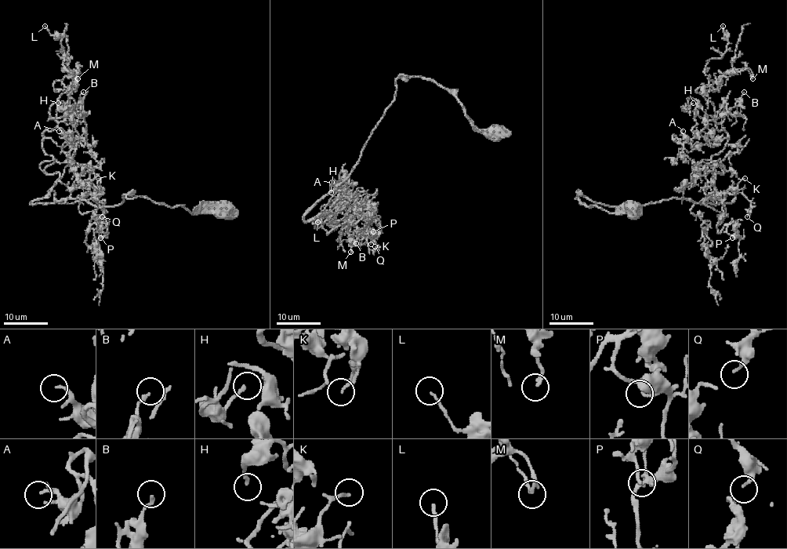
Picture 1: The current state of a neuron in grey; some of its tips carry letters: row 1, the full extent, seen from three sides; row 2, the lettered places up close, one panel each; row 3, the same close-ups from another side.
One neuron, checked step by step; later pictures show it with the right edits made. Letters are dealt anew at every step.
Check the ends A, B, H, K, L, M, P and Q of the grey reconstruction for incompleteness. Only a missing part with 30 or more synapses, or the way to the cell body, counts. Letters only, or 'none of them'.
A

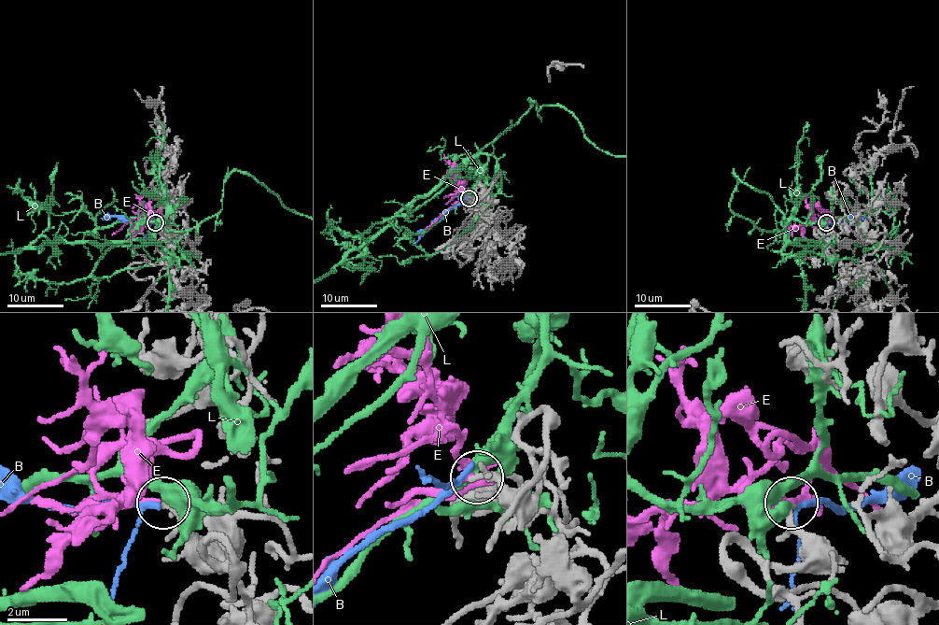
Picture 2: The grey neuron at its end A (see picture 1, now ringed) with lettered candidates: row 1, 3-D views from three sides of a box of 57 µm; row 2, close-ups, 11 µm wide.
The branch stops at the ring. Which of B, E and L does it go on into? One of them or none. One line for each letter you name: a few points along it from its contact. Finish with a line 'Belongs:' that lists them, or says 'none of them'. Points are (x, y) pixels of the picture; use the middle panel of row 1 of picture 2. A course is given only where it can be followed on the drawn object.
E: Its course: (468, 198), (455, 202), (465, 202), (469, 198), (443, 154)
Belongs: E

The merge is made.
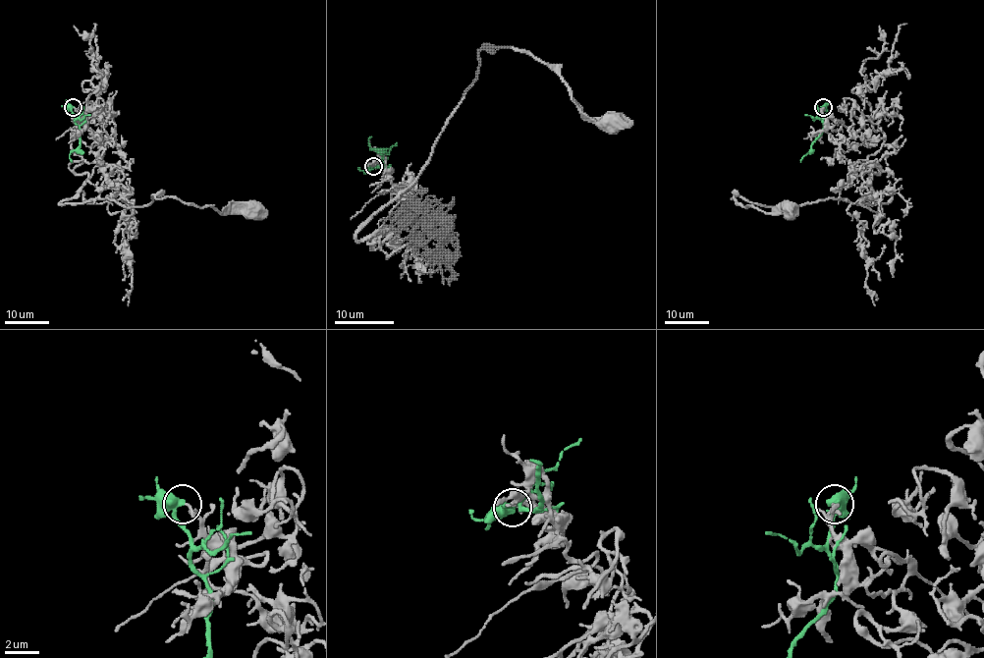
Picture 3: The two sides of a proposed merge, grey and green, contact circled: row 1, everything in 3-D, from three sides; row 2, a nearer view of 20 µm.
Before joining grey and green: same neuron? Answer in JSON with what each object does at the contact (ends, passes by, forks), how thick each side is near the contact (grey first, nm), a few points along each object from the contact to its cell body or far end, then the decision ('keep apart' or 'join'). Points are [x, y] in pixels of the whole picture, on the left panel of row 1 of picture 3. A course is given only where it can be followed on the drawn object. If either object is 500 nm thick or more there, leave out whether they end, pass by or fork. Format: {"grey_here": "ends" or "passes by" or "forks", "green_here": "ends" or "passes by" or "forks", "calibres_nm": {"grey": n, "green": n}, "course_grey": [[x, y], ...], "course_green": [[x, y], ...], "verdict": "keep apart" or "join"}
{"grey_here": "ends", "green_here": "forks", "calibres_nm": {"grey": 200, "green": 320}, "course_grey": [[74, 107], [103, 149], [99, 196], [251, 209]], "course_green": [[73, 107], [72, 113], [81, 135], [80, 145], [71, 152], [72, 162]], "verdict": "keep apart"}

